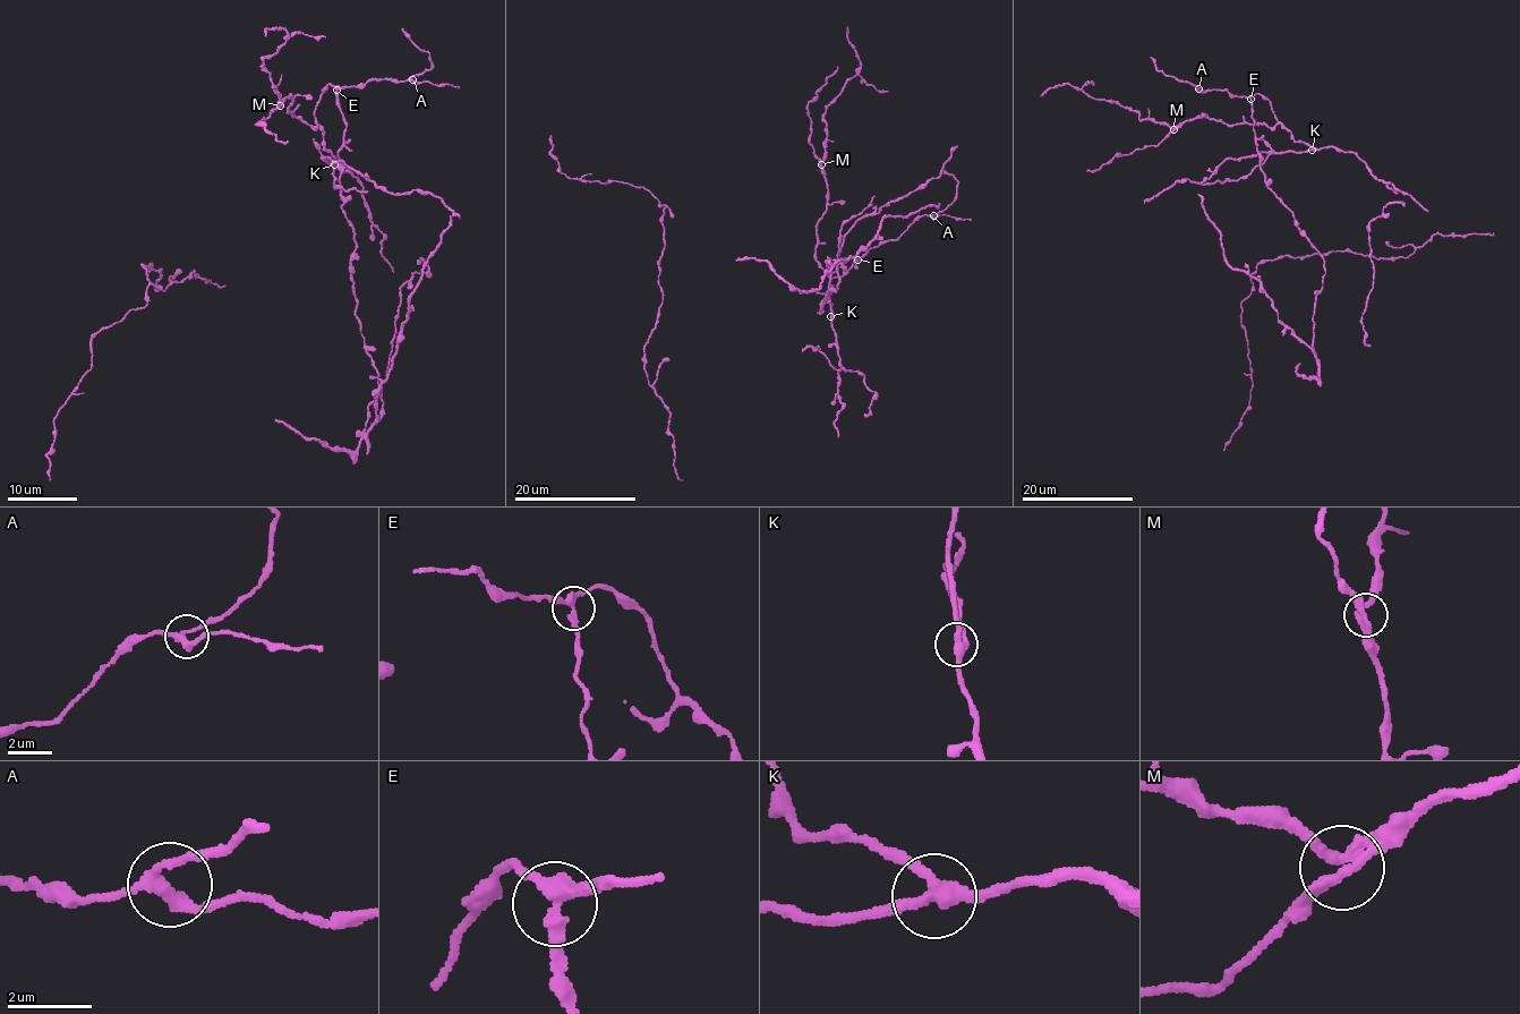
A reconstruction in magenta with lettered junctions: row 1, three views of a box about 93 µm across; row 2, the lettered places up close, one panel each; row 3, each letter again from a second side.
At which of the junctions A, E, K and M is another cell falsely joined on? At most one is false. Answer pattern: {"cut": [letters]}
{"cut": ["E"]}

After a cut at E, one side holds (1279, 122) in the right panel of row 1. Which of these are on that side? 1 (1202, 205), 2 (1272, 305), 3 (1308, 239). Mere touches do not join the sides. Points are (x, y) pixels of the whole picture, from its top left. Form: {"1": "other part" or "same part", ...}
{"1": "other part", "2": "other part", "3": "other part"}

